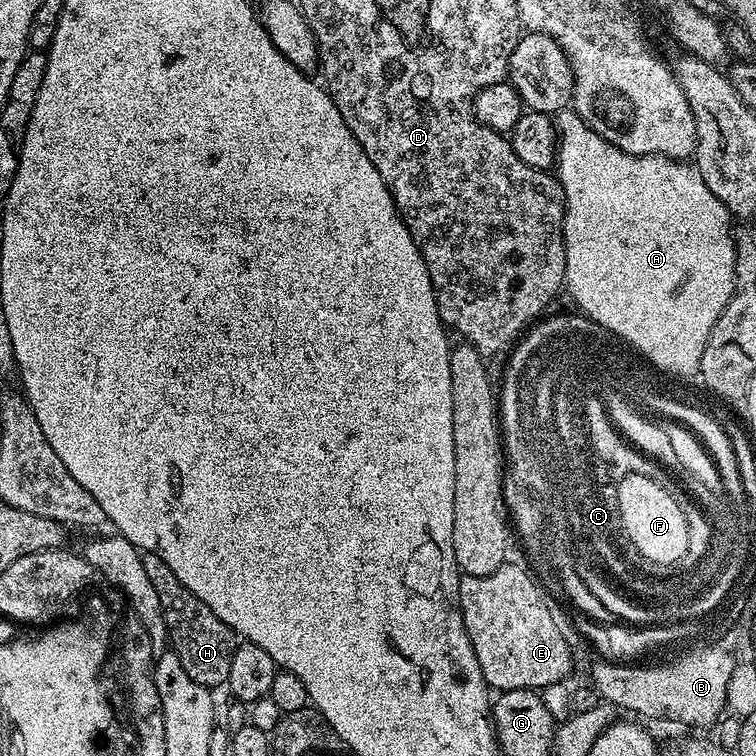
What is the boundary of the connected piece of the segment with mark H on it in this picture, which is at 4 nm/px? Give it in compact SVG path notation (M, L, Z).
M156 552L143 553L142 567L146 569L154 591L158 593L158 602L162 602L162 618L168 631L167 643L171 651L178 654L182 670L186 670L194 682L206 689L216 690L227 685L230 661L234 658L238 643L236 633L226 626L226 622L222 622L222 618L218 618L218 614L214 614L214 610L210 610L210 606L206 606L206 602L194 598L194 594L190 594L190 590L178 582L174 570L170 570L170 566L166 566L166 562L162 562Z

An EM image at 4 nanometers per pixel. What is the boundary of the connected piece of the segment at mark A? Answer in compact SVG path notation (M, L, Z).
M571 106L561 108L554 116L558 147L556 149L555 175L564 191L564 245L566 246L566 292L576 299L576 304L583 315L591 320L604 320L608 328L616 328L616 332L624 332L628 340L636 340L656 364L664 364L664 368L676 368L676 372L688 372L692 364L701 357L701 344L708 335L708 328L718 322L722 310L730 302L732 292L736 288L736 236L732 232L734 217L714 198L710 186L702 178L702 174L691 163L672 160L669 156L635 156L618 150L610 142L606 142L597 132L590 130L582 122L582 118Z

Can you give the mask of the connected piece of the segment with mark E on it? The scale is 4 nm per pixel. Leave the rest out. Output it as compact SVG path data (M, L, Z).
M506 562L494 574L466 576L460 578L460 609L466 622L466 634L470 634L470 646L474 646L474 658L482 666L489 689L497 693L510 690L543 690L551 684L567 681L572 672L572 648L562 629L552 617L552 608L544 601L538 585L524 568Z

